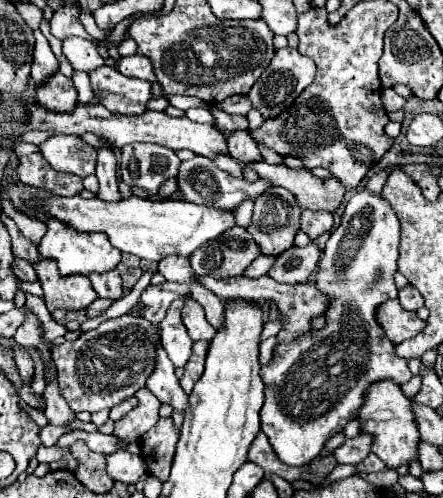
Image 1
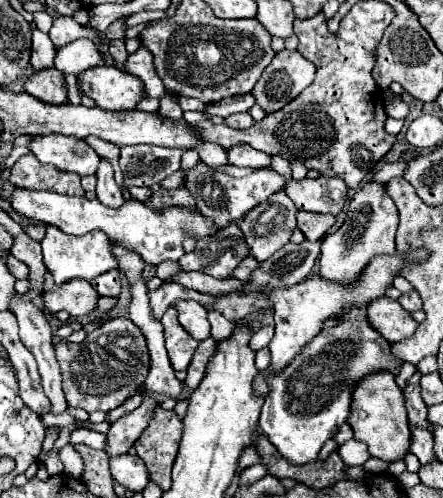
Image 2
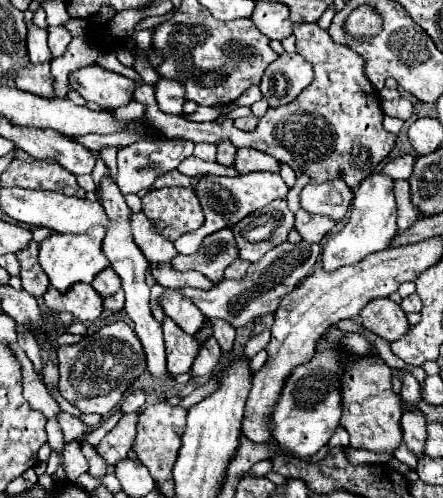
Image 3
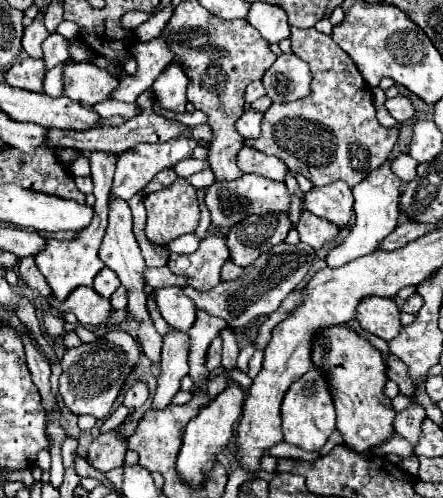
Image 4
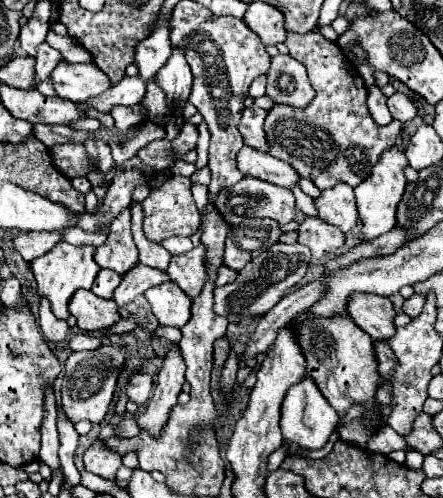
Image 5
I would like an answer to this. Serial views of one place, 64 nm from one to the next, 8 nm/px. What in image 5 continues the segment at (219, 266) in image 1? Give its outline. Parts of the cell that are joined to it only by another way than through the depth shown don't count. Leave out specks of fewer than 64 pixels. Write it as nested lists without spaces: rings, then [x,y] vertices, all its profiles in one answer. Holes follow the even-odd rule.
[[[204,244],[196,246],[192,252],[182,254],[182,256],[172,256],[170,266],[168,266],[168,276],[192,298],[200,296],[202,286],[208,280],[206,272],[206,252],[208,248]]]

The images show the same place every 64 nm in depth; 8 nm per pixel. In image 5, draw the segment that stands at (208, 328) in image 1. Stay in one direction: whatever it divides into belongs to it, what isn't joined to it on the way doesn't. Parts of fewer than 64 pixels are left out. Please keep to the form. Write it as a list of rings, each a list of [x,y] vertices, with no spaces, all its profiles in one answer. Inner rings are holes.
[[[174,282],[150,288],[146,292],[146,300],[160,324],[182,328],[192,316],[192,298],[186,296]]]

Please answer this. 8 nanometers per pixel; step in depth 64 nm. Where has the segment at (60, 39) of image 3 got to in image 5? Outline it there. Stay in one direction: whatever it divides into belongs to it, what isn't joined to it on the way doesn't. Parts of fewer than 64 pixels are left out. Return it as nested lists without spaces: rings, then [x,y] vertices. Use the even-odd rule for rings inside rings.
[[[48,42],[40,44],[38,54],[36,54],[36,76],[38,76],[36,82],[46,80],[52,74],[52,70],[56,68],[56,64],[62,60],[64,60],[62,54],[56,48],[52,48]]]

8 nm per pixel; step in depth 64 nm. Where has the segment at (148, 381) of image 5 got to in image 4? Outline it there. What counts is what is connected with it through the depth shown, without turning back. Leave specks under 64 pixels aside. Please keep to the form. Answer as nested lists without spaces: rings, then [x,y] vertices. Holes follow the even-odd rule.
[[[134,382],[134,386],[130,386],[128,392],[126,392],[126,396],[124,396],[124,406],[128,410],[136,410],[146,400],[148,400],[148,386],[144,382]]]

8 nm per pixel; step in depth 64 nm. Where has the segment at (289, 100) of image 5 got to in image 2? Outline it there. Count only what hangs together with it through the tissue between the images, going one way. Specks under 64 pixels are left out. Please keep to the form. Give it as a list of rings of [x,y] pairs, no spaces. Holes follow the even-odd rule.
[[[282,50],[262,72],[252,96],[266,114],[278,112],[306,86],[310,86],[314,76],[316,66],[312,66],[312,62],[306,60],[298,50]]]

